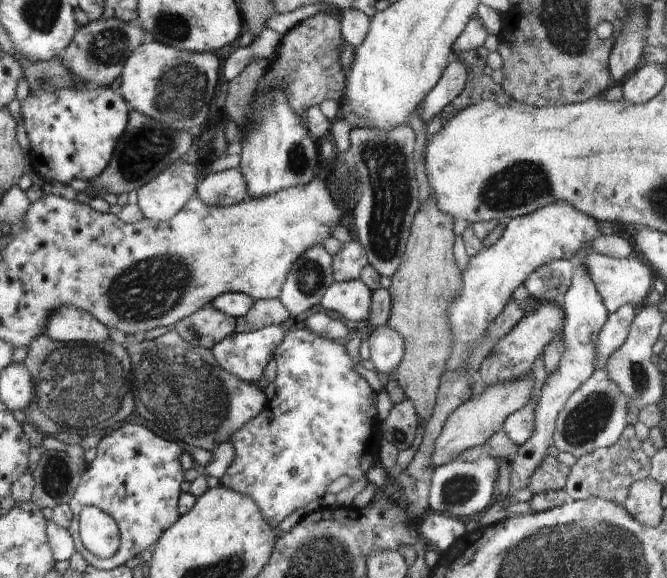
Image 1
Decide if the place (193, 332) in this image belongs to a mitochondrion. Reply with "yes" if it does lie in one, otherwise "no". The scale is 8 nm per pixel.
yes

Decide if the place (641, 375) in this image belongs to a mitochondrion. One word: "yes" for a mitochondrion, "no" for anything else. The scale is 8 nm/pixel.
yes

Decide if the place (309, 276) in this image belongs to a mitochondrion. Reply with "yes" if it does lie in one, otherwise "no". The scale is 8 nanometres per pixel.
yes

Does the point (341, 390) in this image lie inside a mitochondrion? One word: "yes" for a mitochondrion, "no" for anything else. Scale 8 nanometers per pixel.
no

